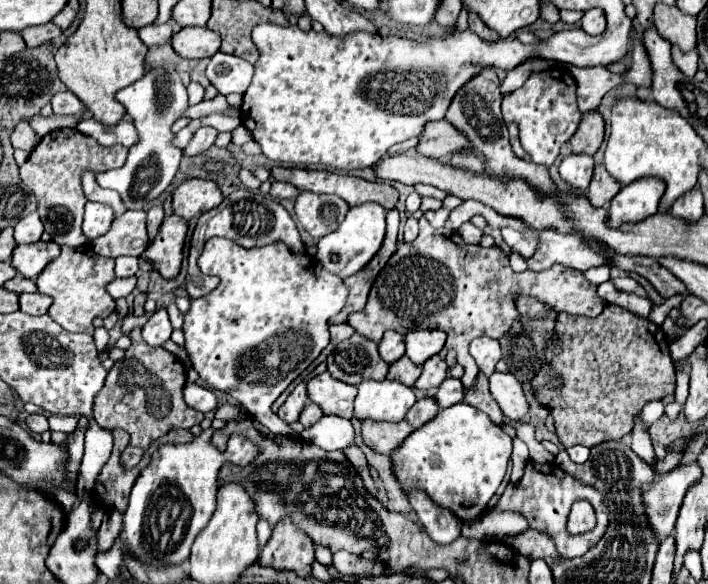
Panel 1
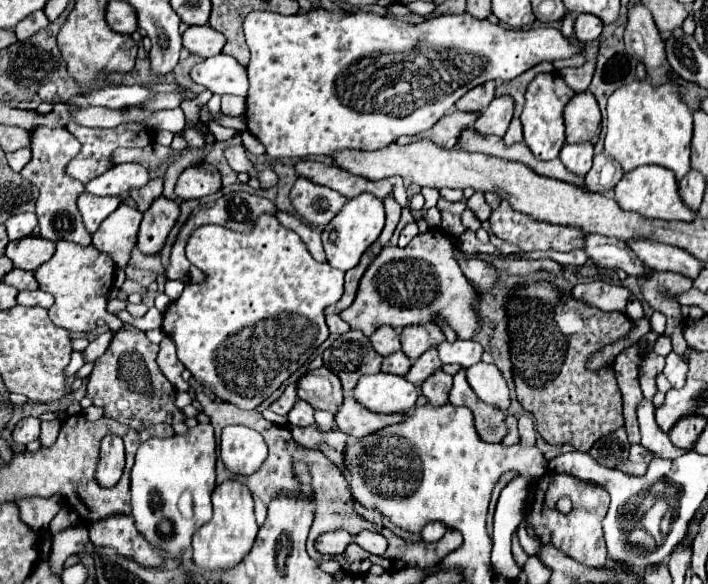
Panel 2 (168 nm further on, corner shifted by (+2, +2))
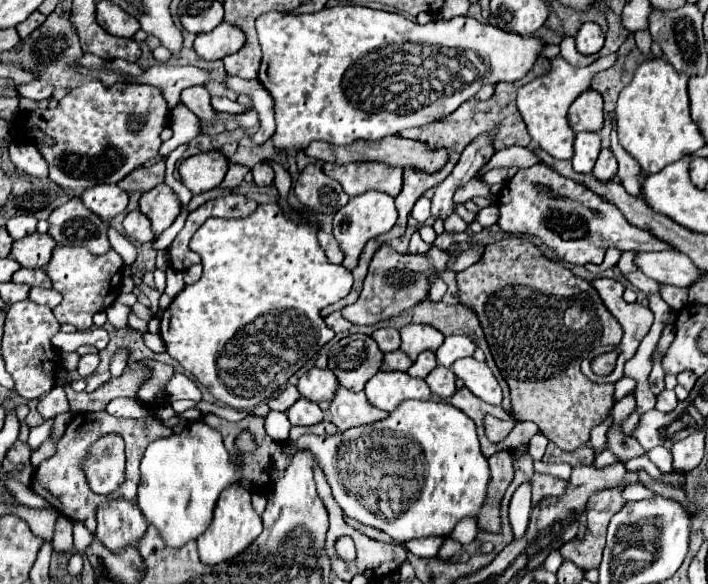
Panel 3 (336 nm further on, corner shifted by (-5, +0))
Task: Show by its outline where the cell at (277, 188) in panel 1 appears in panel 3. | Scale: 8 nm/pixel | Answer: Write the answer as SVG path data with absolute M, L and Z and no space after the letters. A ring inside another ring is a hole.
M257 163L253 167L253 179L255 179L257 185L271 185L273 183L273 177L275 177L275 173L273 173L273 169L269 165Z

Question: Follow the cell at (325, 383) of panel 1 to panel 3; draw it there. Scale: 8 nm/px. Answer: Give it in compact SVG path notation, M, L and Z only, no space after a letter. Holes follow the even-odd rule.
M313 367L301 375L297 389L305 399L313 403L321 403L321 401L331 401L337 395L339 381L329 369Z

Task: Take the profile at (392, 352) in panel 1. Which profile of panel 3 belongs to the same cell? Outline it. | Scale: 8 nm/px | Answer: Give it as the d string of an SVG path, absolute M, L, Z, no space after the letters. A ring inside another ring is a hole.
M383 327L383 329L377 329L373 333L373 339L377 341L379 349L383 353L389 353L389 351L397 351L399 345L401 345L401 337L399 337L399 331L393 329L393 327Z

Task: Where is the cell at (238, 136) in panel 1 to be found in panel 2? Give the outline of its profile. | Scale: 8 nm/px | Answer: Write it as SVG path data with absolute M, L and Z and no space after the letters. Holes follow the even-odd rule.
M210 121L210 123L208 123L208 129L216 135L216 139L218 139L218 141L228 141L232 135L236 135L236 131L234 131L234 129L226 129L226 127L222 127L222 125L214 123L214 121Z

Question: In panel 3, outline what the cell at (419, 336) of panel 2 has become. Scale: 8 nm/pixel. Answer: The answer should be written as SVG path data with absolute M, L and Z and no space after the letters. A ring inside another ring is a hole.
M405 325L401 329L401 351L415 361L423 351L437 351L443 339L445 337L429 325Z

